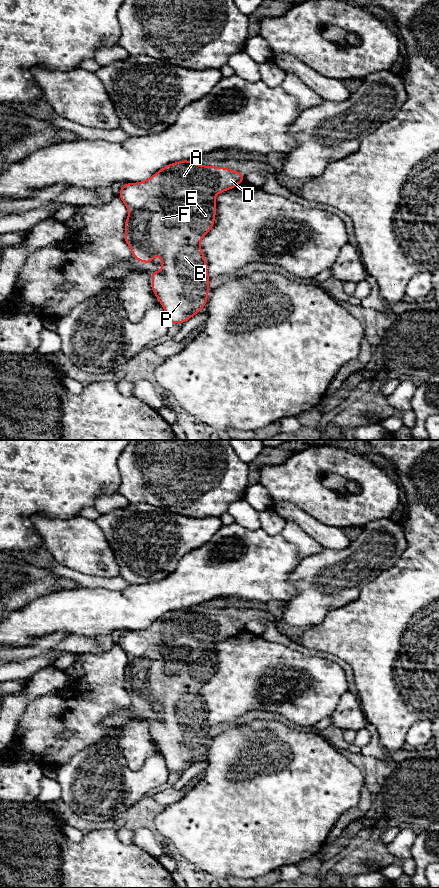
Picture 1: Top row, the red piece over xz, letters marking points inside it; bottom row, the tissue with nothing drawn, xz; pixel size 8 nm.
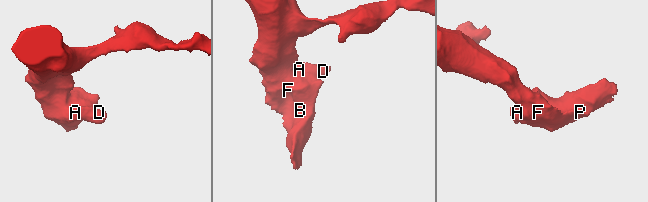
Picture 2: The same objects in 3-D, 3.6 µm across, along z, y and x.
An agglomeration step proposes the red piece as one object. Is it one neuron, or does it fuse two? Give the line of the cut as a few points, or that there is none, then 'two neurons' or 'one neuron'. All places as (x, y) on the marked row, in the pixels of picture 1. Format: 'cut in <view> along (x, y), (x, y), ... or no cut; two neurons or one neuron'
no cut; one neuron

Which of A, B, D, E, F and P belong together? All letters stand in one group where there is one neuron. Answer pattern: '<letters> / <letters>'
A B D E F P

